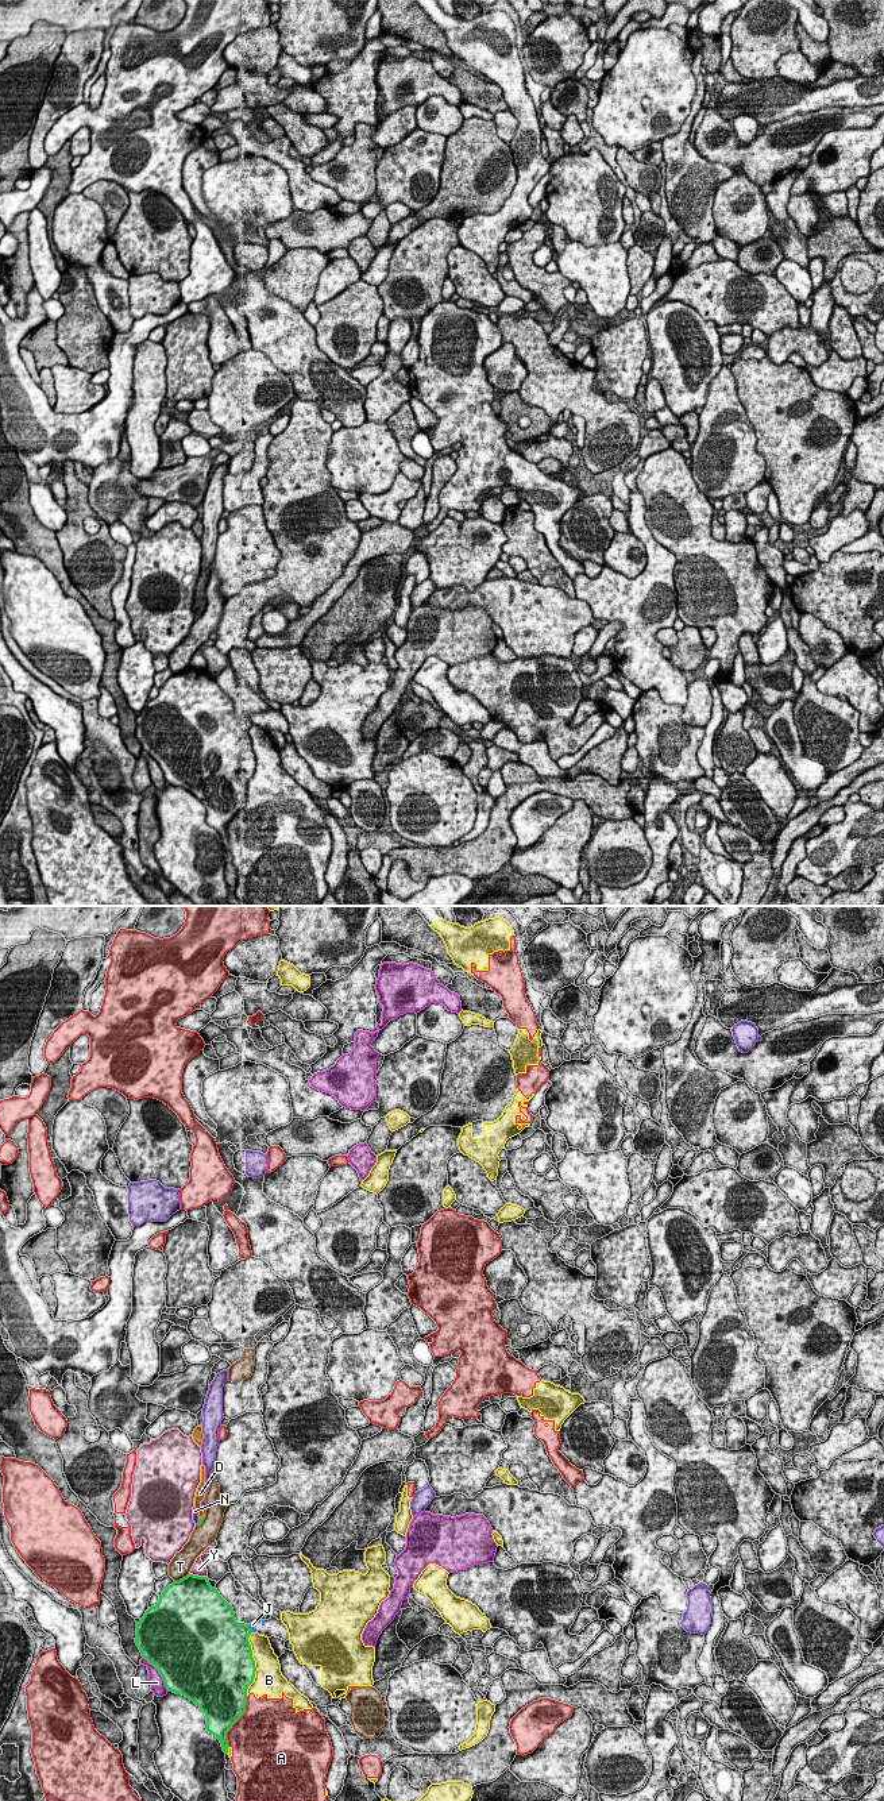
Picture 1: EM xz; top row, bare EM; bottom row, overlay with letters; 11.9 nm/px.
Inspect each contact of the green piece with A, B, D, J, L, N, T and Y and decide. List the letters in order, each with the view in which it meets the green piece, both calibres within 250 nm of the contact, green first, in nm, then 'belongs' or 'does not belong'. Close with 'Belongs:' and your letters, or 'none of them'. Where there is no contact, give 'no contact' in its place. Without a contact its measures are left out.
A: xz | 500/500 nm | does not belong
B: xz | 500/320 nm | does not belong
D: xz | 60/100 nm | belongs
J: xz | 380/70 nm | does not belong
L: xz | 500/160 nm | does not belong
N: xz | 60/60 nm | does not belong
T: xz | 500/260 nm | does not belong
Y: xz | 480/160 nm | does not belong
Belongs: D

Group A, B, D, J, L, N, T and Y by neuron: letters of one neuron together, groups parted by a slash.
A B / D / J / L / N / T / Y

